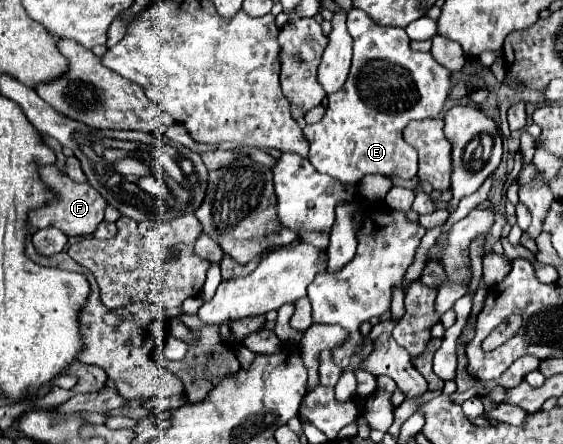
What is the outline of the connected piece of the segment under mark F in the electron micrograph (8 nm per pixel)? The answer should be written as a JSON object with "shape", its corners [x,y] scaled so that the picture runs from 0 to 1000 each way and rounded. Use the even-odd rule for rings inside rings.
{"shape":[[[98,372],[87,376],[73,376],[73,399],[76,408],[94,421],[105,435],[105,453],[98,453],[94,462],[80,462],[76,471],[55,475],[52,480],[52,502],[59,516],[76,516],[76,511],[101,511],[108,516],[119,534],[151,534],[169,525],[172,507],[183,498],[183,475],[190,466],[187,448],[158,417],[158,412],[133,412],[130,403],[123,403],[119,394],[105,390],[105,381]]]}

